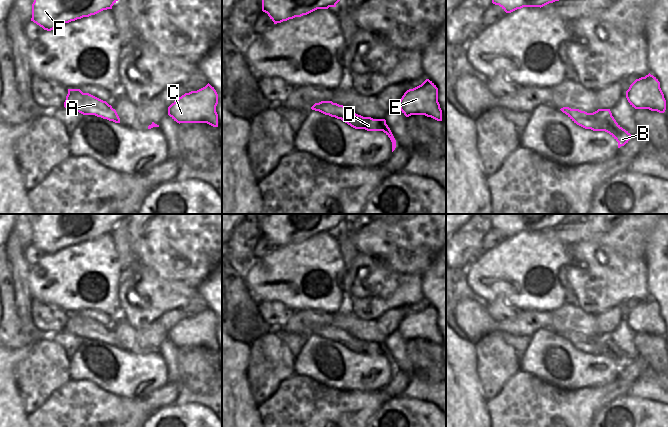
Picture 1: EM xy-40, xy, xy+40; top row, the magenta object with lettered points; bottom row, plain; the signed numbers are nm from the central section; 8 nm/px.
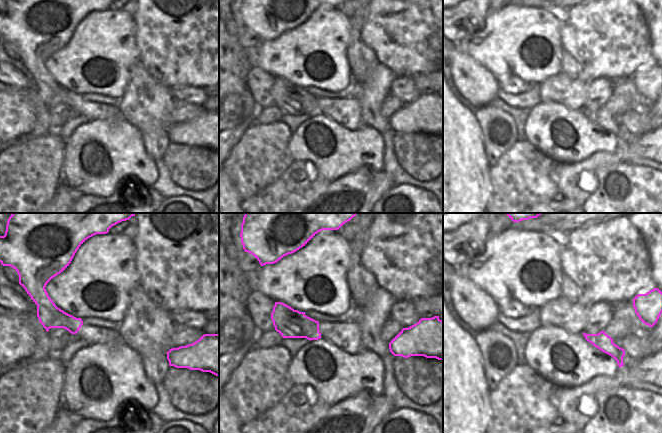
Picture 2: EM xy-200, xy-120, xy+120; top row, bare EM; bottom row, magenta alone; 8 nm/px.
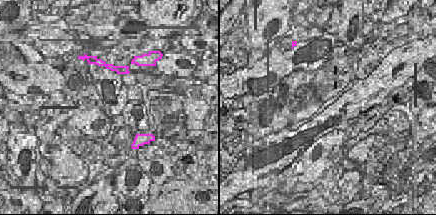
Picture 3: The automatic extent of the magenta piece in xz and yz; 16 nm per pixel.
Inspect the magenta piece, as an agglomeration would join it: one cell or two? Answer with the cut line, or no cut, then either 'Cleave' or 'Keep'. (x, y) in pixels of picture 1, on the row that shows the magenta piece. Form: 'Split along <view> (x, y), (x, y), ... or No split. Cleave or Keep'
No split. Keep.

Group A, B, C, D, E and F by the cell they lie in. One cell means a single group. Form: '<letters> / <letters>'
A B C D E F

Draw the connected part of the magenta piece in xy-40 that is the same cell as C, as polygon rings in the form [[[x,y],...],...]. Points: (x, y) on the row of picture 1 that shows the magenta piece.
[[[209,83],[197,90],[185,93],[176,99],[168,107],[168,115],[177,123],[207,123],[213,127],[218,127],[218,114],[216,106],[218,104],[218,94]]]

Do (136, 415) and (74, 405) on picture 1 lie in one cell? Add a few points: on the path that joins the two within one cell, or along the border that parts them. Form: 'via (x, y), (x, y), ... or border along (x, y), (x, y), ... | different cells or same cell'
via (121, 415), (89, 415) | same cell

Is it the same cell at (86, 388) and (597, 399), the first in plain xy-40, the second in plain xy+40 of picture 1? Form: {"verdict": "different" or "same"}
{"verdict": "same"}

